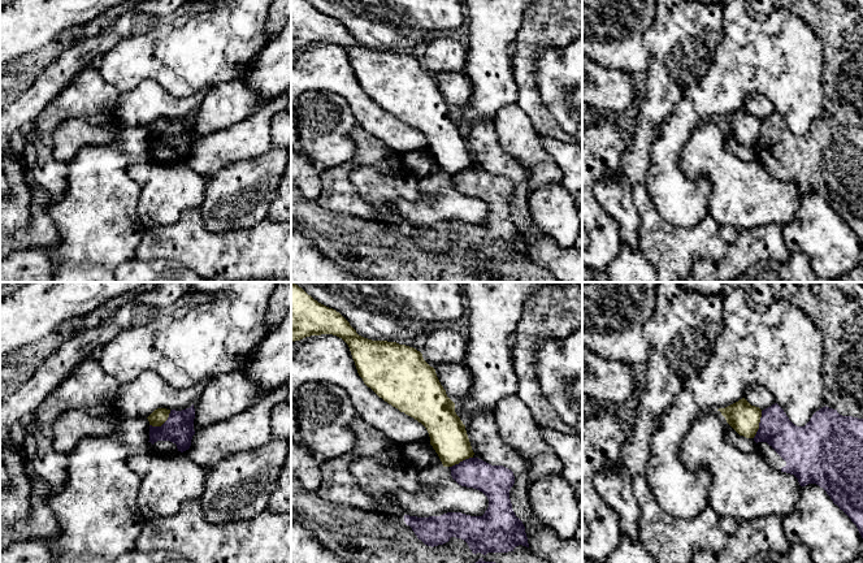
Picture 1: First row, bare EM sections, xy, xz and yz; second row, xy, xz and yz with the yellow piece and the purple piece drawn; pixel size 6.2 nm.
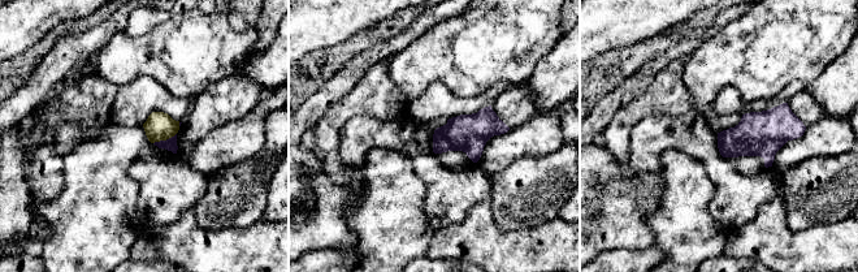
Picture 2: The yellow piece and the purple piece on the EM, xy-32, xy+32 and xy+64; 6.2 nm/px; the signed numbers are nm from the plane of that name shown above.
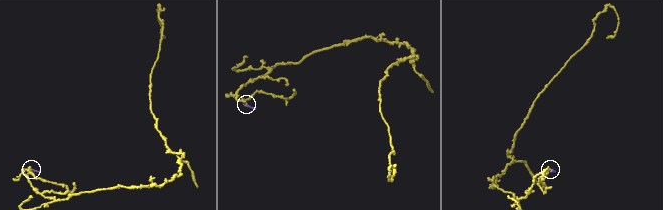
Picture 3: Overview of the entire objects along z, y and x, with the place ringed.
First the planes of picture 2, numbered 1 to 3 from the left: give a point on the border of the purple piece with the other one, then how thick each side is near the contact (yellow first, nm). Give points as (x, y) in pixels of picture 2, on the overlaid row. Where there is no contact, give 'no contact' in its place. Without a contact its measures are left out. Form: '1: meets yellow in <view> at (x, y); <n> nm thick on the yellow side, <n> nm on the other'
1: meets yellow in xy-32 at (164, 139); 180 nm thick on the yellow side, 80 nm on the other
2: no contact
3: no contact

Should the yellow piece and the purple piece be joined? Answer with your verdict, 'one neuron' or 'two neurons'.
two neurons

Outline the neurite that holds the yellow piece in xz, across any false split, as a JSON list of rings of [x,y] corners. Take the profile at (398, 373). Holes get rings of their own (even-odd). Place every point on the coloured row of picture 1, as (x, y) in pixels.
[[[291,282],[291,342],[311,335],[333,334],[350,347],[359,376],[380,398],[400,412],[421,423],[430,437],[430,445],[438,454],[443,467],[452,467],[473,458],[465,425],[455,412],[455,403],[447,397],[435,369],[413,347],[387,341],[372,341],[356,333],[350,322],[335,309],[329,308],[302,287]]]

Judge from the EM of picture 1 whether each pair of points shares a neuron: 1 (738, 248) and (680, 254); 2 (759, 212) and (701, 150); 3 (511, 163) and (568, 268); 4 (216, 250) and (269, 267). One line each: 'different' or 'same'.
1: different
2: same
3: same
4: same

